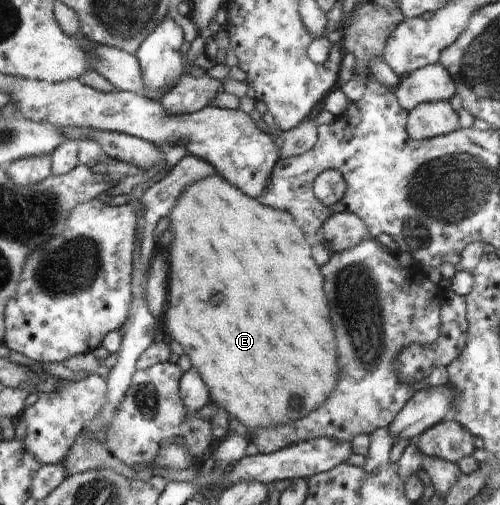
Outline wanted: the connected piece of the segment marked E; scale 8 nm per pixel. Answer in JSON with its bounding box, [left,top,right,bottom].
[165,175,340,430]

